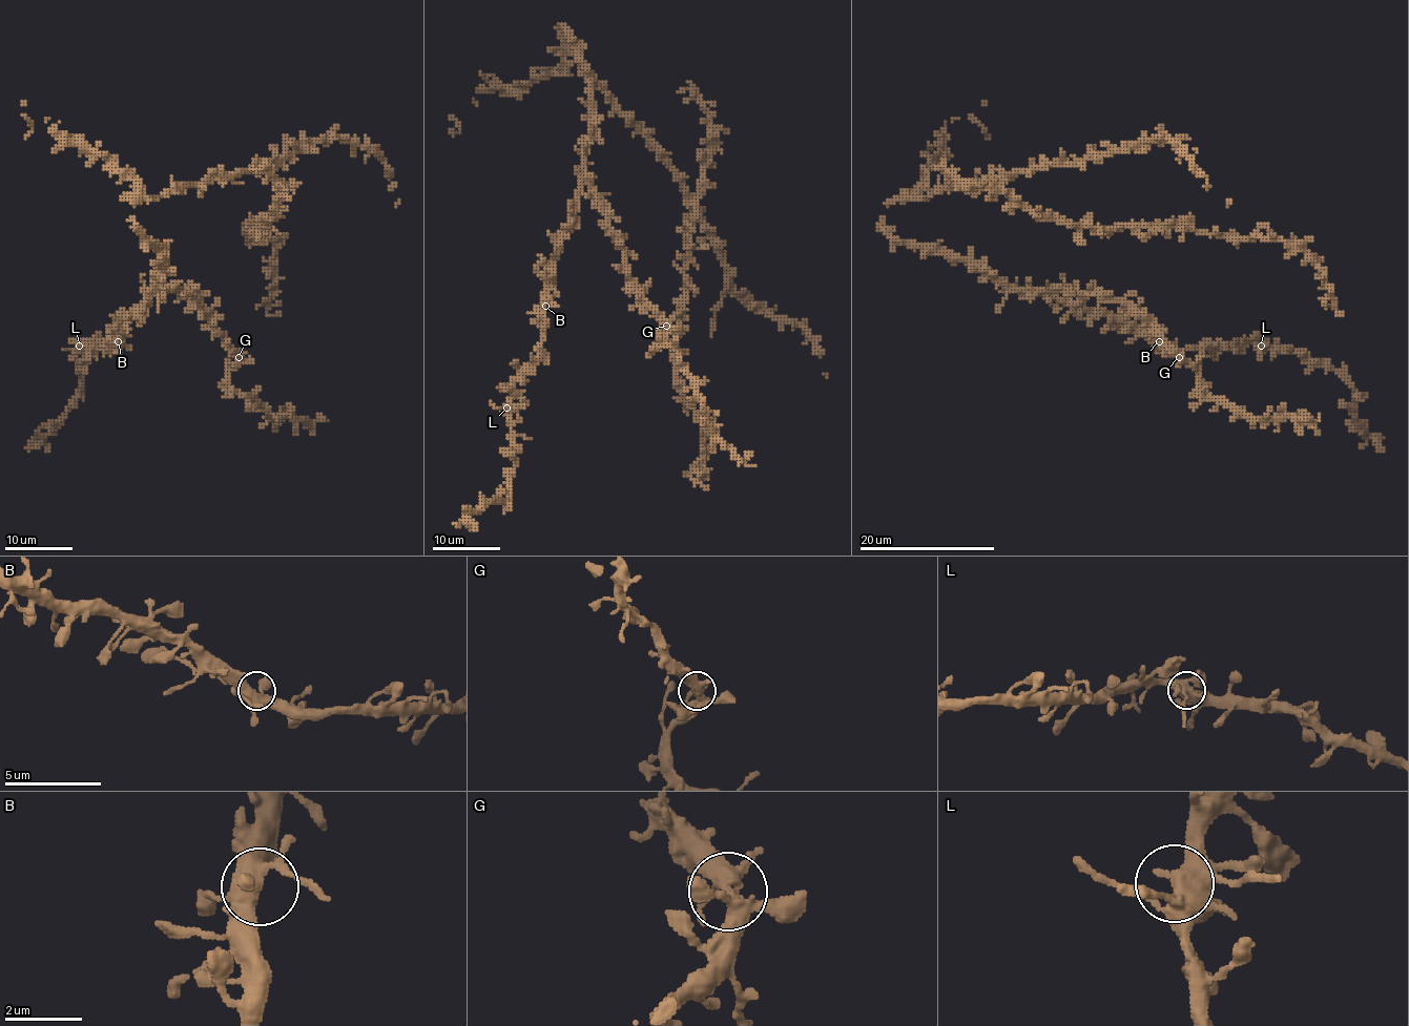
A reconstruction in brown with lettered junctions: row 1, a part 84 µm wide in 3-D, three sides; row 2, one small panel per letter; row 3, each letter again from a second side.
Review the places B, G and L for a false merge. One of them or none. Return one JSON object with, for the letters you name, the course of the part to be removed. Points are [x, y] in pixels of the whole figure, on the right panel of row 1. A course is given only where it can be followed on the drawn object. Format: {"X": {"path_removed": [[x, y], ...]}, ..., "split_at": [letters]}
{"split_at": []}

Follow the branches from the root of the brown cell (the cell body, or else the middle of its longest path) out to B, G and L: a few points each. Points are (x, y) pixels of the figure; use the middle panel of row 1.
B: (561, 28), (578, 45), (580, 59), (586, 70), (589, 146), (581, 163), (576, 215), (562, 237), (545, 306)
G: (561, 28), (578, 45), (588, 79), (588, 185), (622, 251), (627, 278), (666, 326)
L: (561, 28), (578, 45), (586, 70), (589, 146), (576, 215), (544, 307), (542, 356), (514, 385), (506, 407)

